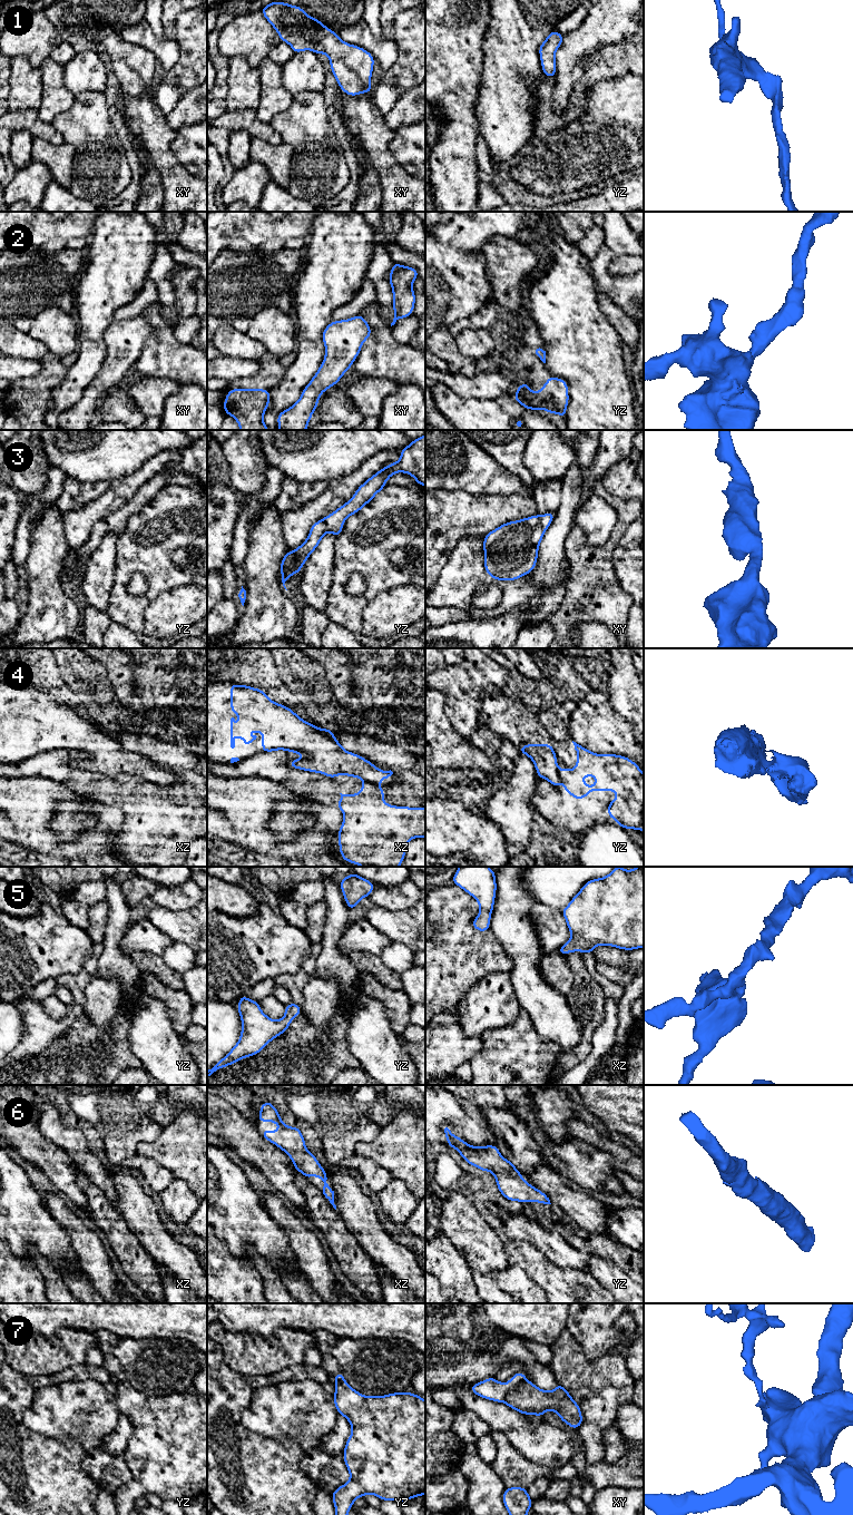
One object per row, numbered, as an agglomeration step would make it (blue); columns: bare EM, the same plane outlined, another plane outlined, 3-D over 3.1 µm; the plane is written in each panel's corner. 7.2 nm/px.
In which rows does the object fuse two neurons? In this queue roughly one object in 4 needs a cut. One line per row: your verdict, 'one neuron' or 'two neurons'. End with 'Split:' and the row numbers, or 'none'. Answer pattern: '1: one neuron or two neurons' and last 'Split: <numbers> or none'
1: one neuron
2: one neuron
3: one neuron
4: two neurons
5: one neuron
6: one neuron
7: two neurons
Split: 4, 7

